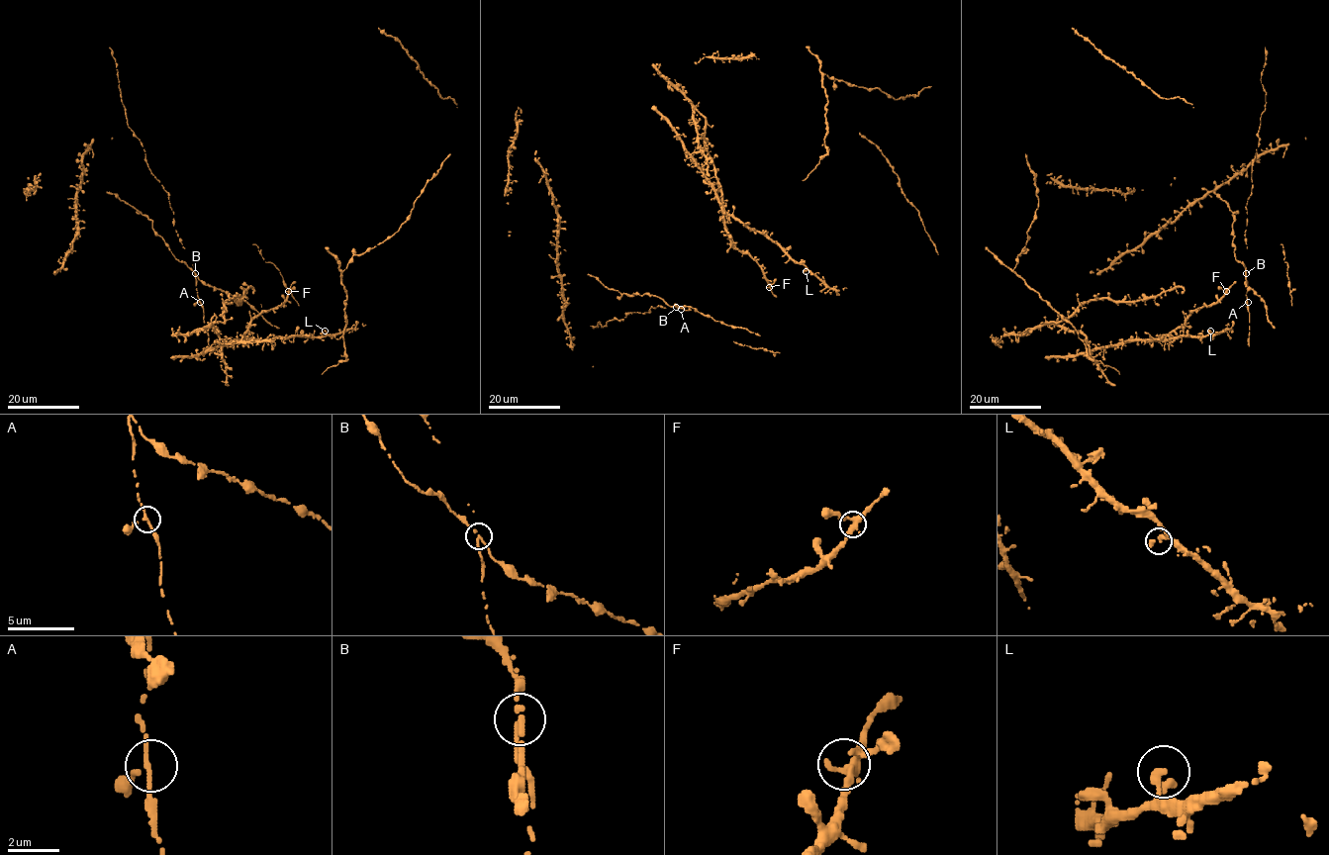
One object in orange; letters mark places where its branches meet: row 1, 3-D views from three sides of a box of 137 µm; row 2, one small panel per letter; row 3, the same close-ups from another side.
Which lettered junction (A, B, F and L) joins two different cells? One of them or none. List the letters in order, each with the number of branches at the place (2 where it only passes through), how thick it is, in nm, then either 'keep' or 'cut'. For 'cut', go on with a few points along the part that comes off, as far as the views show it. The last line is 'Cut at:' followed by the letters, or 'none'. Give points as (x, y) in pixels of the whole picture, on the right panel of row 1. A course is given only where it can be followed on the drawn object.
A: branches 3; calibre 180 nm; keep
B: branches 3; calibre 200 nm; cut
F: branches 3; calibre 320 nm; keep
L: branches 3; calibre 180 nm; keep
Cut at: B

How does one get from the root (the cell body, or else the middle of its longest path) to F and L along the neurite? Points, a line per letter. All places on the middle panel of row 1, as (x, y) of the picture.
F: (738, 219), (723, 215), (730, 243), (758, 263), (769, 287)
L: (738, 219), (749, 228), (766, 234), (795, 261), (804, 264), (806, 271)

